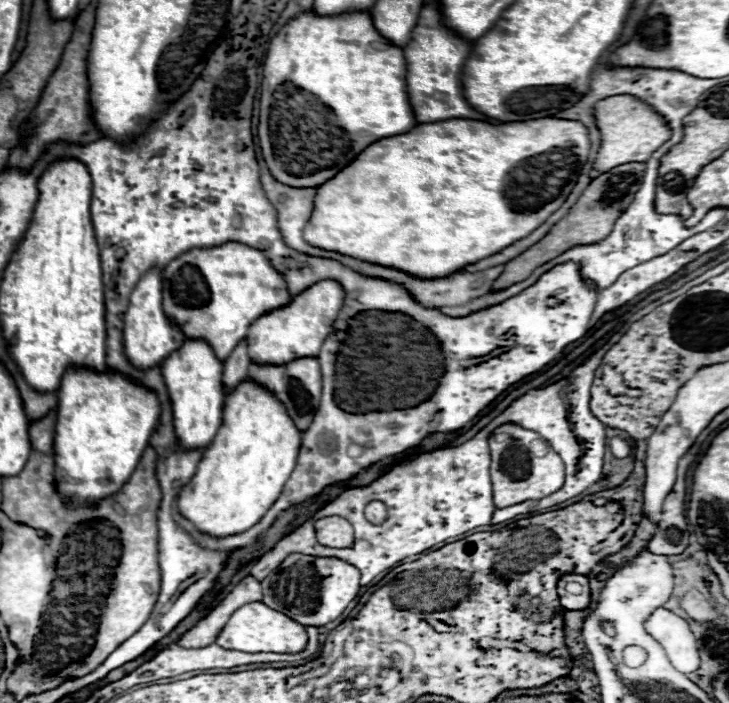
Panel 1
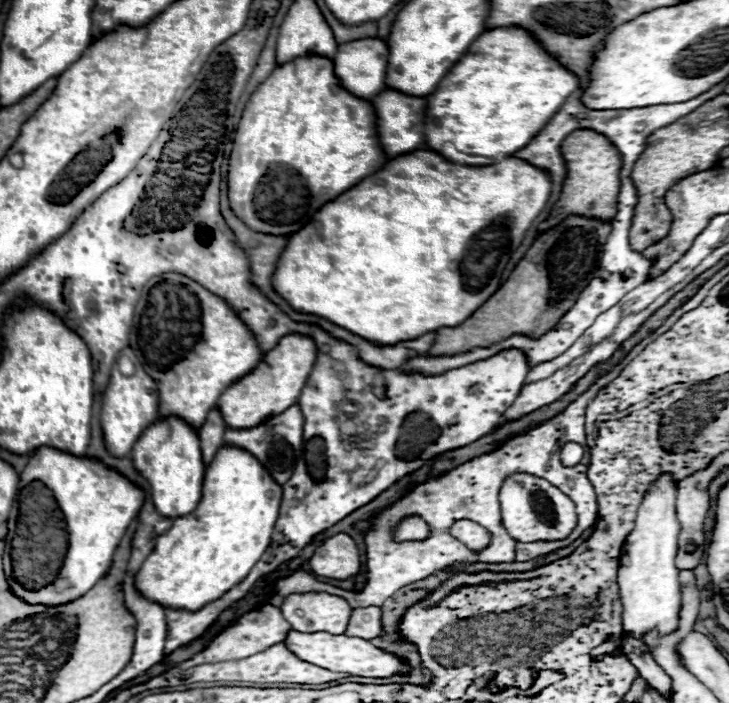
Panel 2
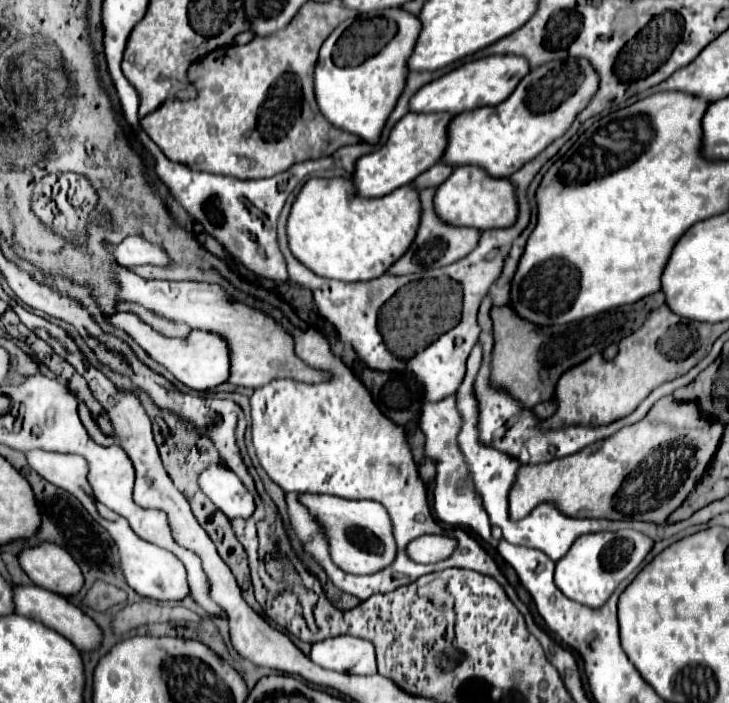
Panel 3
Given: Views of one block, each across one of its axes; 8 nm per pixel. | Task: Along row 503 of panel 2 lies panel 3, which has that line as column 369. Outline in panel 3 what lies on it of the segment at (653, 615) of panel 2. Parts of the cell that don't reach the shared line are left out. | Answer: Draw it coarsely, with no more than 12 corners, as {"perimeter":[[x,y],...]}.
{"perimeter":[[356,636],[312,644],[324,670],[376,674],[374,646]]}

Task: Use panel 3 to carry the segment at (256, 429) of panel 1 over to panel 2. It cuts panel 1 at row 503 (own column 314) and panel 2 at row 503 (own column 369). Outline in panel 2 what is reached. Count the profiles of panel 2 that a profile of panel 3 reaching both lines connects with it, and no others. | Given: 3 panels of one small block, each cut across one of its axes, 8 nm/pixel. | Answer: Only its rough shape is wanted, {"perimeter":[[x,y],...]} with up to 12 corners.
{"perimeter":[[224,444],[136,574],[198,610],[268,548],[282,486]]}

